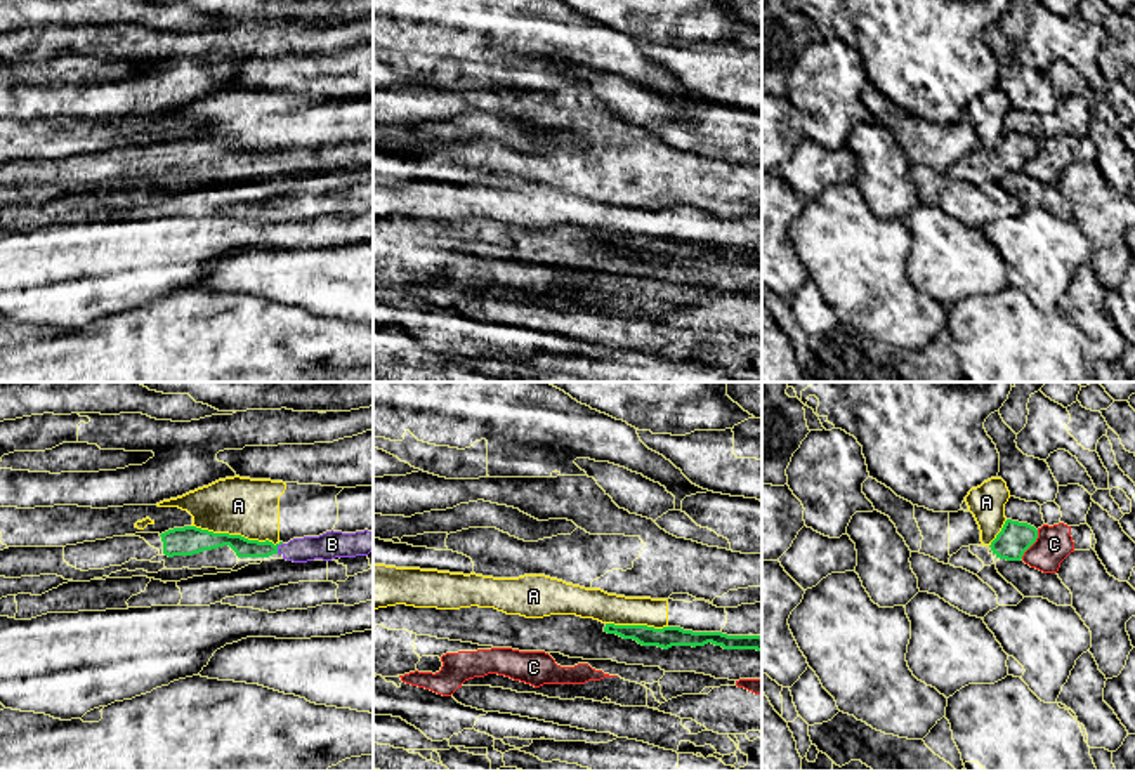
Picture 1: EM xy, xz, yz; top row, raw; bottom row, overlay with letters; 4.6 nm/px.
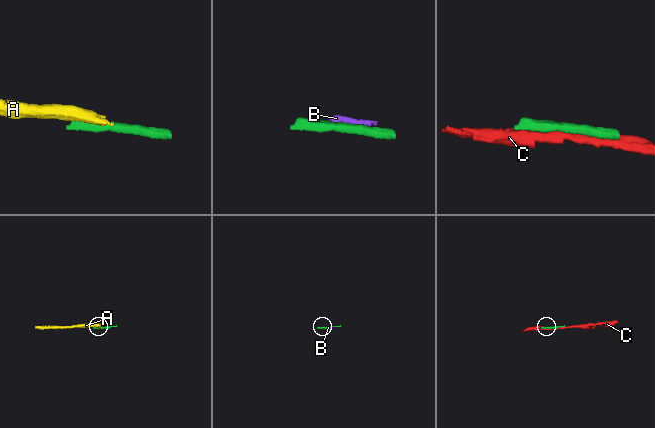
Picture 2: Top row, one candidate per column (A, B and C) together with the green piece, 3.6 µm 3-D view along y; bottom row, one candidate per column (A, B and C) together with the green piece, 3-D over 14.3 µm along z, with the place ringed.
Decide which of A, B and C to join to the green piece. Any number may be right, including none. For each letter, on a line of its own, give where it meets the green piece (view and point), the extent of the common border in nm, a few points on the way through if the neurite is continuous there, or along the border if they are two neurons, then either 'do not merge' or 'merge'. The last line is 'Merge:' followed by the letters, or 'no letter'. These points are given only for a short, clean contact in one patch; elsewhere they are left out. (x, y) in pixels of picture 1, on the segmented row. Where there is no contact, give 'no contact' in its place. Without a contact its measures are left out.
A: meets green in xy at (236, 535); contact 420 nm long; border along xy (191, 525), (202, 530), (280, 542); do not merge
B: meets green in xy at (276, 547); contact 60 nm long; merge
C: meets green in yz at (1033, 542); contact 160 nm long; do not merge
Merge: B

